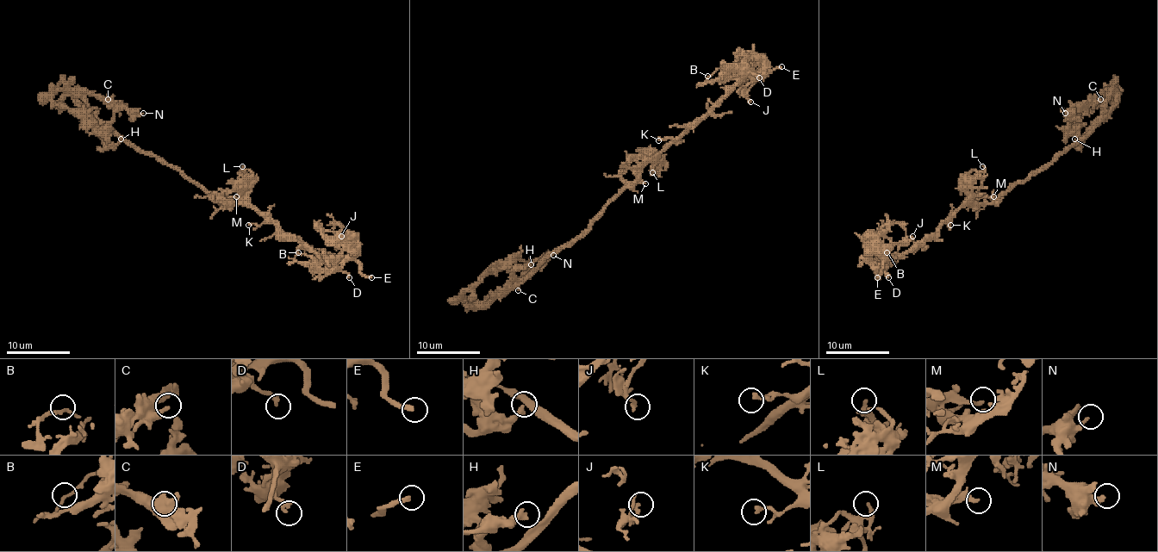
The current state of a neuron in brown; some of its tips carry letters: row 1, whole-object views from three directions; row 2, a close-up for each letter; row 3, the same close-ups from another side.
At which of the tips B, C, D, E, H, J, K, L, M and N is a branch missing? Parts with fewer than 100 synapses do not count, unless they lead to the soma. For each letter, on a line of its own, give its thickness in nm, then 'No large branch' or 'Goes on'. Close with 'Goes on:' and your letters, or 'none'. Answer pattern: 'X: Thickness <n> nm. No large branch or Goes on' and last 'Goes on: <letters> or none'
B: Thickness 220 nm. No large branch
C: Thickness 320 nm. No large branch
D: Thickness 280 nm. No large branch
E: Thickness 280 nm. Goes on
H: Thickness 220 nm. No large branch
J: Thickness 240 nm. No large branch
K: Thickness 240 nm. No large branch
L: Thickness 280 nm. No large branch
M: Thickness 240 nm. No large branch
N: Thickness 240 nm. No large branch
Goes on: E

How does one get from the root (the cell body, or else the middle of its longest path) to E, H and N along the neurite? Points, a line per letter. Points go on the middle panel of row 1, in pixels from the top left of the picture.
E: (626, 188), (650, 161), (705, 118), (744, 77), (762, 76), (781, 66)
H: (626, 188), (587, 229), (564, 245), (555, 248), (524, 277), (518, 279), (514, 272), (531, 264)
N: (626, 188), (587, 229), (555, 248), (524, 277), (518, 279), (513, 272), (514, 259), (544, 261), (553, 255)

